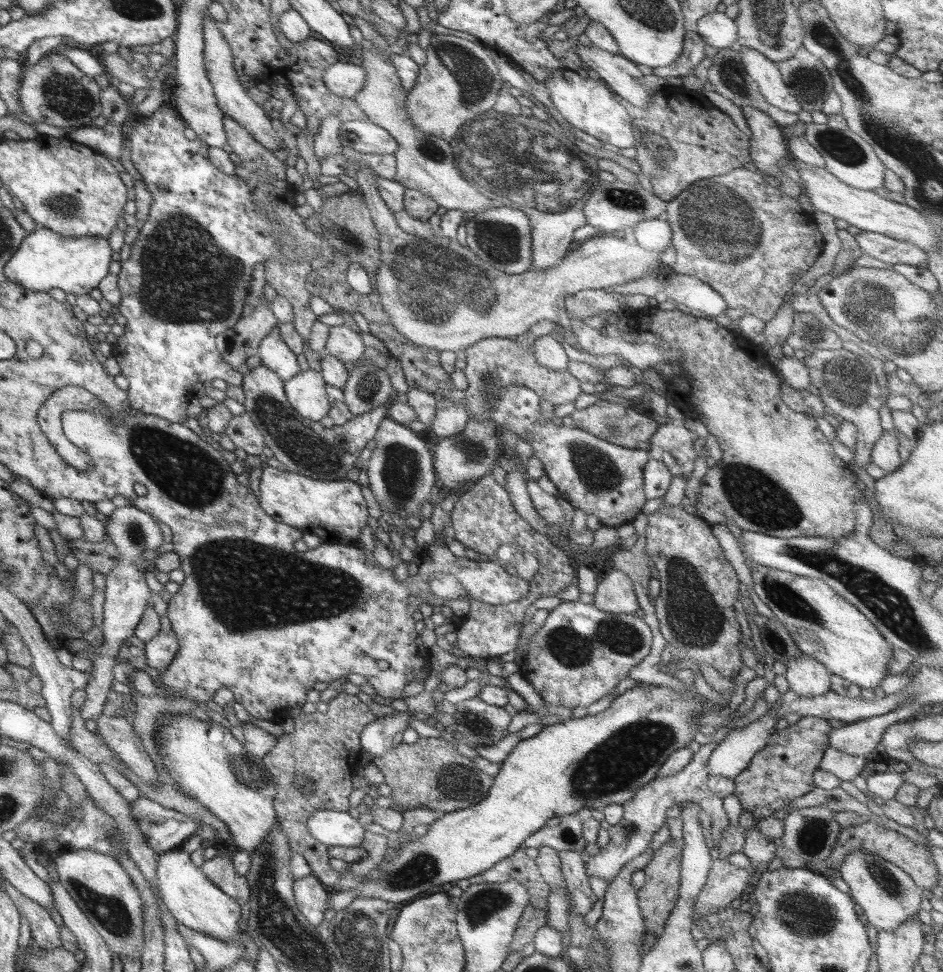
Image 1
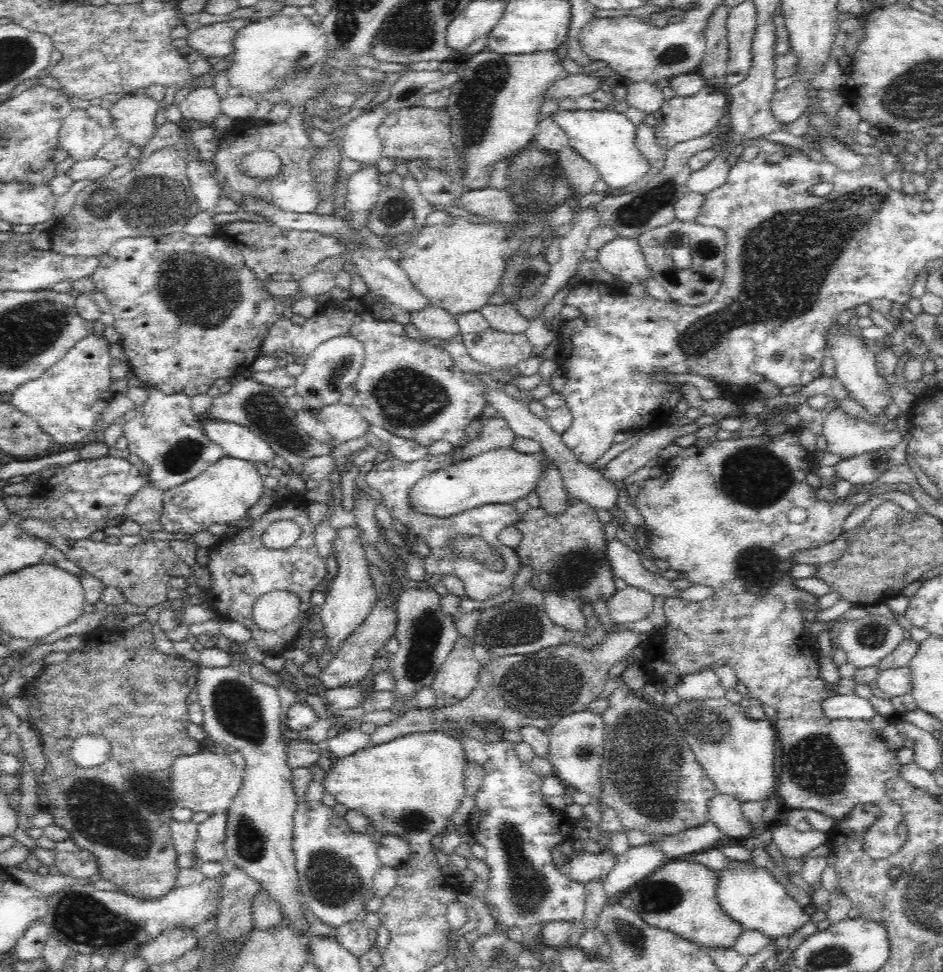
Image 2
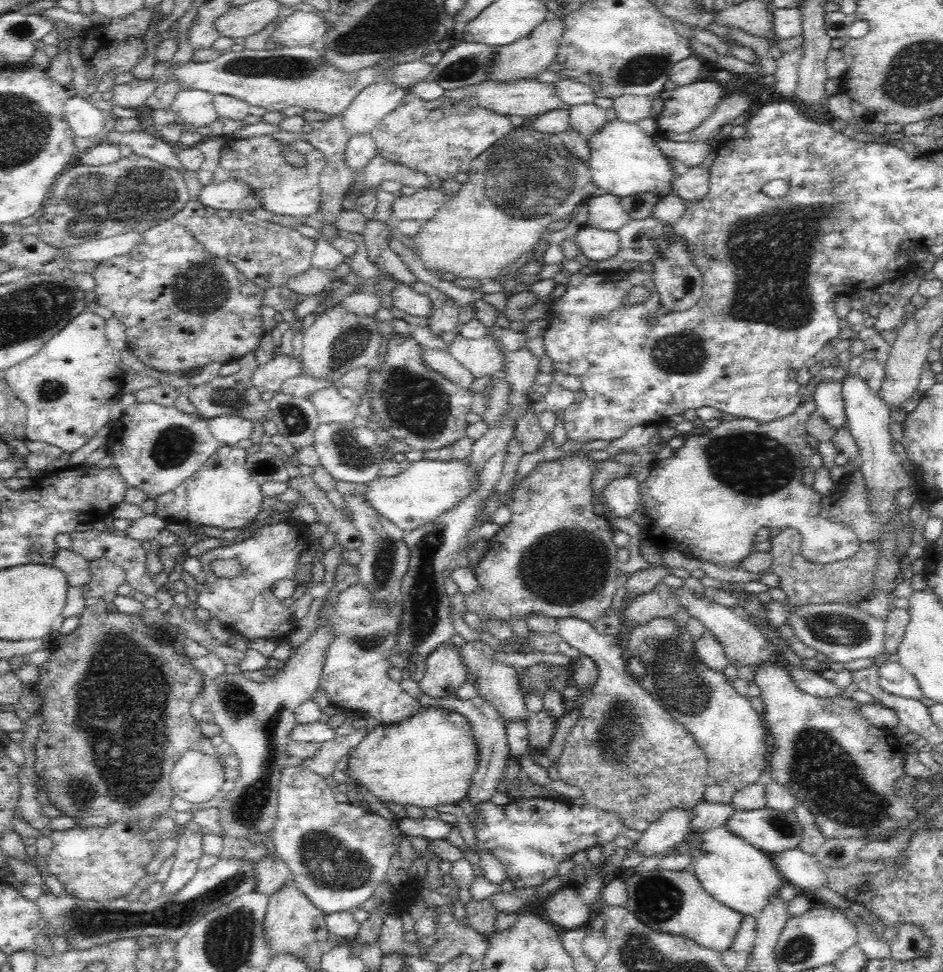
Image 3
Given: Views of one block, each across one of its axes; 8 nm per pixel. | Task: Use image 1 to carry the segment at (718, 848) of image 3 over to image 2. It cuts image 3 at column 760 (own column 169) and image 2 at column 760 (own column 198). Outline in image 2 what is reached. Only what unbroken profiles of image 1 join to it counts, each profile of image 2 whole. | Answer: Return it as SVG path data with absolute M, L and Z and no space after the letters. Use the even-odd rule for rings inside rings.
M730 860L730 866L724 872L718 872L716 898L720 908L744 930L762 932L770 940L794 936L802 926L810 922L810 916L804 914L804 908L800 908L794 902L794 898L786 892L786 888L778 880L774 880L774 876L768 870L756 868L752 860L748 862Z

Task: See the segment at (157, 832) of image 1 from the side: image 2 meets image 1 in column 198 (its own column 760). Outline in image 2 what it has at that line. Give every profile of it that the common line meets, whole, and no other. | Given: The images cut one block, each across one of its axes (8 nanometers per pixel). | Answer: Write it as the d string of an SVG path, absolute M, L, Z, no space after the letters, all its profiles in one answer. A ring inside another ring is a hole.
M716 794L710 804L708 804L708 818L710 822L728 838L734 840L742 840L742 838L754 838L760 832L764 832L766 828L772 828L774 822L770 826L760 824L748 824L748 820L742 814L742 802L738 802L732 796L724 796L724 794Z

